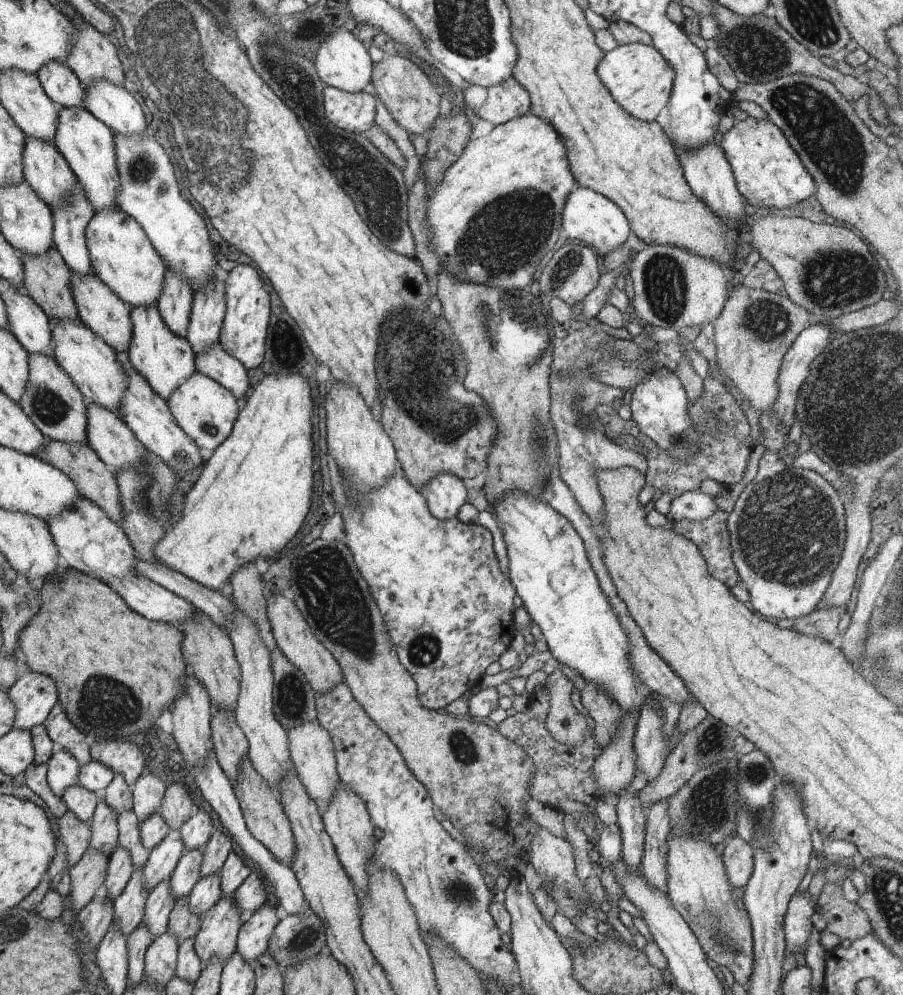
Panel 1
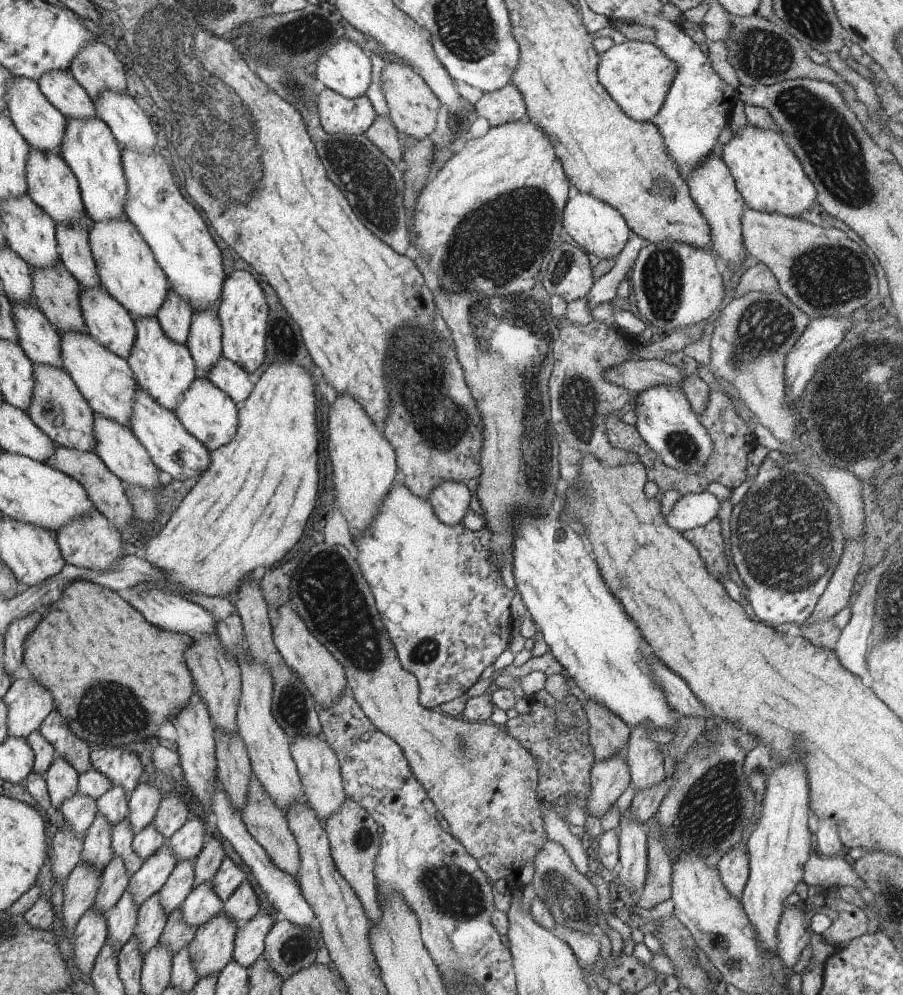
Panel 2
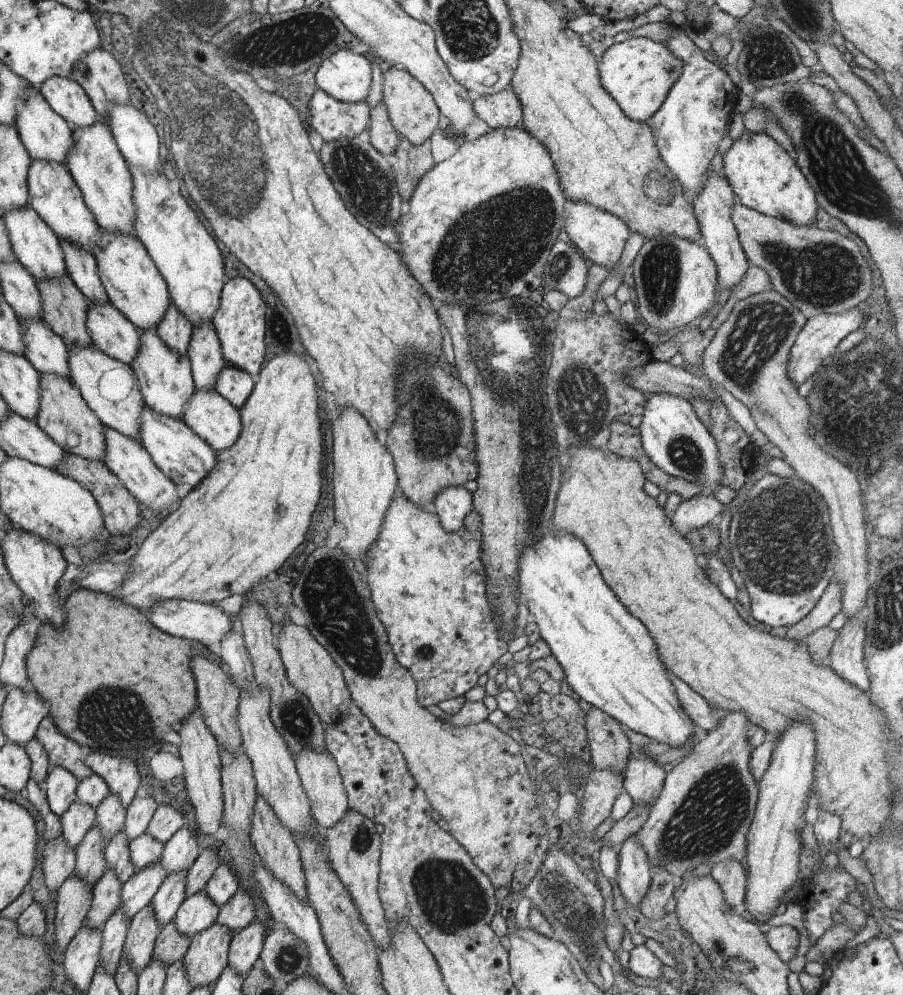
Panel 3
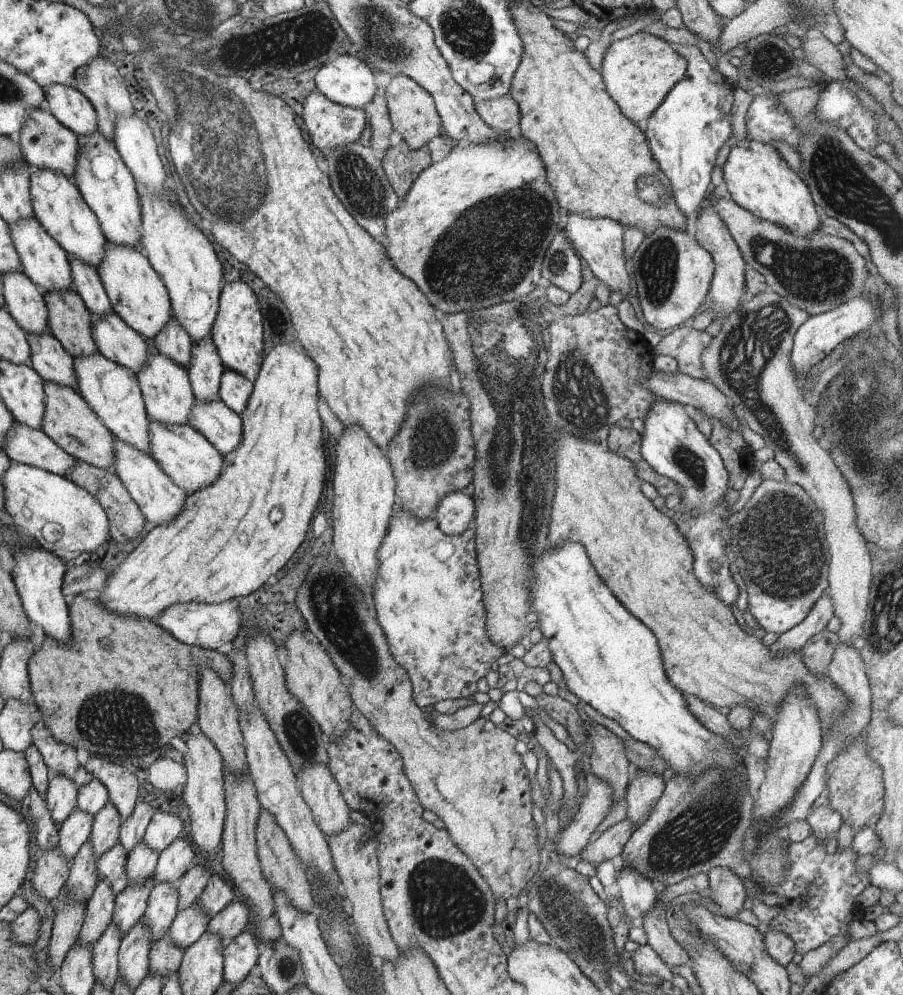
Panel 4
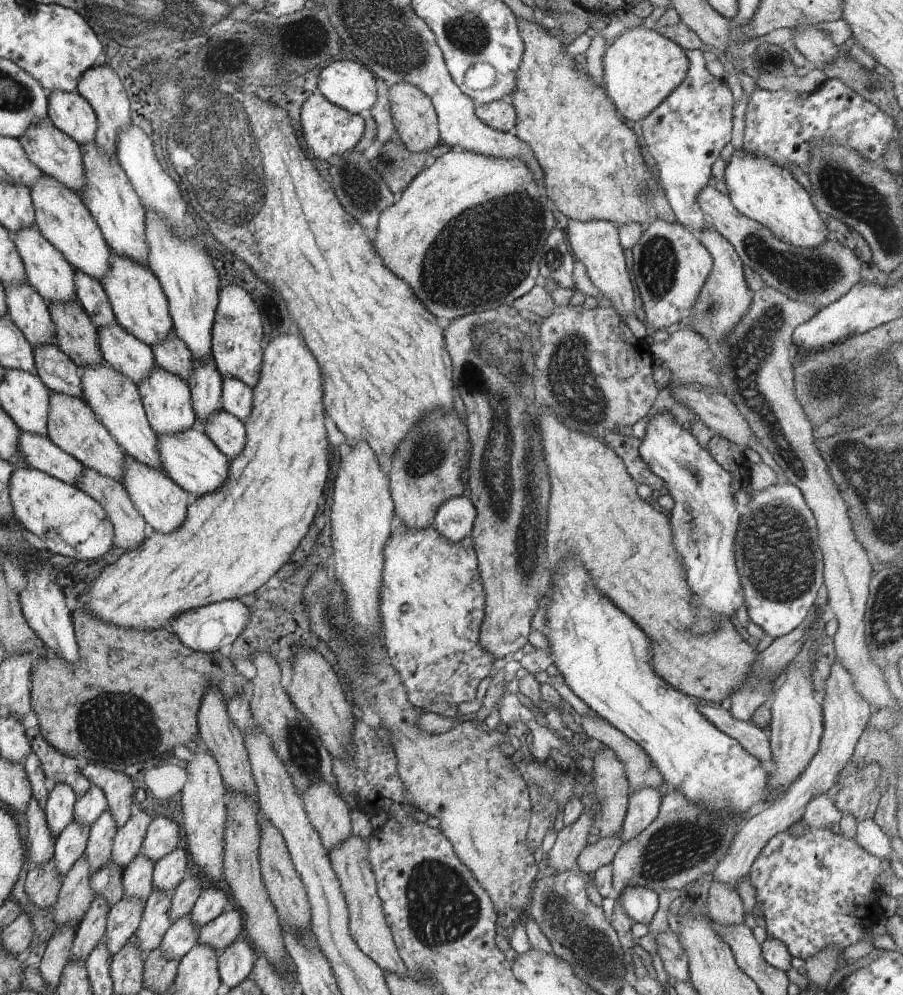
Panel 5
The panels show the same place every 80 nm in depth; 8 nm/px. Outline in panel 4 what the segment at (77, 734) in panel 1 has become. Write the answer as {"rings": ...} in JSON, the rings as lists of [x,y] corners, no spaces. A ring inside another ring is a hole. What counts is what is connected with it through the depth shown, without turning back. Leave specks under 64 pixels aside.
{"rings":[[[42,718],[32,730],[33,742],[42,754],[51,775],[58,774],[71,778],[78,787],[88,784],[93,774],[78,761],[76,748],[60,742],[46,726]]]}

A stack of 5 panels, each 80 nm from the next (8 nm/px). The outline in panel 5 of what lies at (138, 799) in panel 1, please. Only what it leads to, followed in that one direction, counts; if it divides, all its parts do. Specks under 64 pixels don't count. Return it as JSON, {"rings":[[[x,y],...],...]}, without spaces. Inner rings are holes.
{"rings":[[[140,809],[138,814],[132,814],[132,818],[117,829],[111,858],[122,872],[126,865],[142,850],[143,838],[151,820],[150,814]]]}

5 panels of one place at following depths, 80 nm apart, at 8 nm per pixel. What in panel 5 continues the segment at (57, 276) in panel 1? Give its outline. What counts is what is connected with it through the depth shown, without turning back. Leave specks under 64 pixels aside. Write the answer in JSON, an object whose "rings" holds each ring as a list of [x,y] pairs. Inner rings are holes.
{"rings":[[[56,301],[48,305],[60,350],[69,356],[80,370],[90,365],[102,365],[104,360],[99,345],[98,327],[80,302]]]}

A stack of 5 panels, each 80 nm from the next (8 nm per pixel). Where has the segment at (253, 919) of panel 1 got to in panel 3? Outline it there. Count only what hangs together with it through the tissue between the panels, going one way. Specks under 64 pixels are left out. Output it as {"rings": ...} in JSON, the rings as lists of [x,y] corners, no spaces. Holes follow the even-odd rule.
{"rings":[[[256,920],[235,930],[230,941],[228,966],[238,974],[248,974],[260,960],[263,940],[268,931],[262,922]]]}

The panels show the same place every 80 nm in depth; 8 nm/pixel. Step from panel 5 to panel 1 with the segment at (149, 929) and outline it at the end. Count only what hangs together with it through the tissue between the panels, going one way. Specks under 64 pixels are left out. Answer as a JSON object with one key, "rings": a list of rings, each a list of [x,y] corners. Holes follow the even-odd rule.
{"rings":[[[204,848],[186,850],[180,857],[170,878],[175,900],[179,896],[190,894],[194,885],[200,880],[203,850]]]}

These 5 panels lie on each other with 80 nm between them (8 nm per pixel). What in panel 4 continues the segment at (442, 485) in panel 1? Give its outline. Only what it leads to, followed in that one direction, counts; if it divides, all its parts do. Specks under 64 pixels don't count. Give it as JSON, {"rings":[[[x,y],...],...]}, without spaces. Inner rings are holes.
{"rings":[[[464,491],[448,493],[438,503],[434,518],[444,534],[462,534],[475,518],[475,502],[470,495],[464,494]]]}

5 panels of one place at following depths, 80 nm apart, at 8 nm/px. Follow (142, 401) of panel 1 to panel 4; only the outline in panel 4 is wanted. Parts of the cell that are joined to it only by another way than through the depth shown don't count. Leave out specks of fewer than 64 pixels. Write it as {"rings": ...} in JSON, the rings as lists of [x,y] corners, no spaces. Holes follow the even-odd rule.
{"rings":[[[150,420],[149,454],[159,466],[175,481],[176,486],[188,494],[210,486],[223,470],[223,454],[192,425],[169,425]]]}

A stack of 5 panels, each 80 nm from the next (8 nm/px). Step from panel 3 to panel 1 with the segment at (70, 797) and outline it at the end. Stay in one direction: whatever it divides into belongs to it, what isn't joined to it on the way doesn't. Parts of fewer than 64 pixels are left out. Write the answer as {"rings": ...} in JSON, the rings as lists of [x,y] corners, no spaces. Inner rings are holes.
{"rings":[[[54,750],[46,765],[47,781],[57,797],[62,798],[69,786],[79,784],[80,764],[67,750]]]}

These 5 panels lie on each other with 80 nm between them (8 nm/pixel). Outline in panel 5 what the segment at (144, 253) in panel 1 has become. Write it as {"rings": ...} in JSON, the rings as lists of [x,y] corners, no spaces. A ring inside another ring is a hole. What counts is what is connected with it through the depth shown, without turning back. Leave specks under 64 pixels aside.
{"rings":[[[112,252],[110,272],[101,280],[101,283],[110,301],[115,320],[120,326],[150,346],[168,338],[168,334],[174,328],[170,303],[162,283],[148,266]]]}

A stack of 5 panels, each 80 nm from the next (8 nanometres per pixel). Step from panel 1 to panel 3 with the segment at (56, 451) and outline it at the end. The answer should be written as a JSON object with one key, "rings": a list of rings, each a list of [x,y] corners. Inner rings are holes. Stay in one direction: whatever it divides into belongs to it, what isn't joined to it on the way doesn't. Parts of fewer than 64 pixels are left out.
{"rings":[[[67,454],[58,465],[56,470],[60,474],[67,475],[76,479],[76,482],[83,484],[93,495],[103,512],[103,518],[106,522],[104,528],[111,537],[119,537],[122,534],[130,532],[134,527],[144,523],[140,515],[142,507],[135,496],[119,481],[119,478],[106,466],[102,460],[92,460],[83,456]]]}

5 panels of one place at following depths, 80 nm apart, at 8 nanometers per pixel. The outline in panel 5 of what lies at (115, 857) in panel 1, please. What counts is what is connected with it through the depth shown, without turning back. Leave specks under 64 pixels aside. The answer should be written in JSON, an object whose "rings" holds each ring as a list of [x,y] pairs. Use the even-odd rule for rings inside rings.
{"rings":[[[96,895],[93,898],[92,904],[77,926],[70,960],[85,960],[94,947],[103,940],[110,909],[107,900],[102,895]]]}

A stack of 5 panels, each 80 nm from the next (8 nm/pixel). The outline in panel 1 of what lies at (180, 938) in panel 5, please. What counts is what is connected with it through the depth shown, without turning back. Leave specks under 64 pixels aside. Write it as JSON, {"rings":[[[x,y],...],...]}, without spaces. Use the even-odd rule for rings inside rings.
{"rings":[[[220,870],[200,877],[189,894],[191,909],[204,918],[208,912],[223,896]]]}

